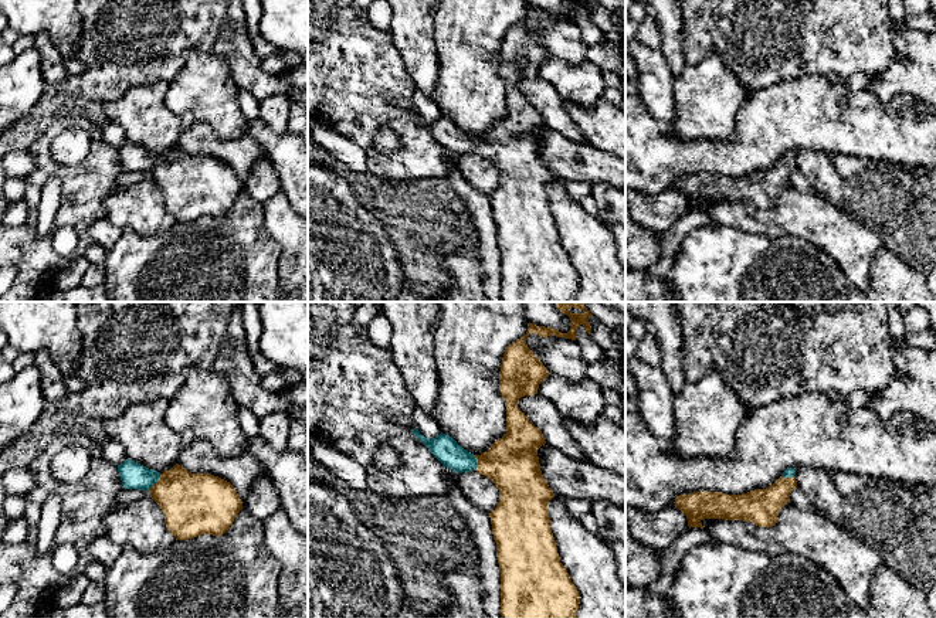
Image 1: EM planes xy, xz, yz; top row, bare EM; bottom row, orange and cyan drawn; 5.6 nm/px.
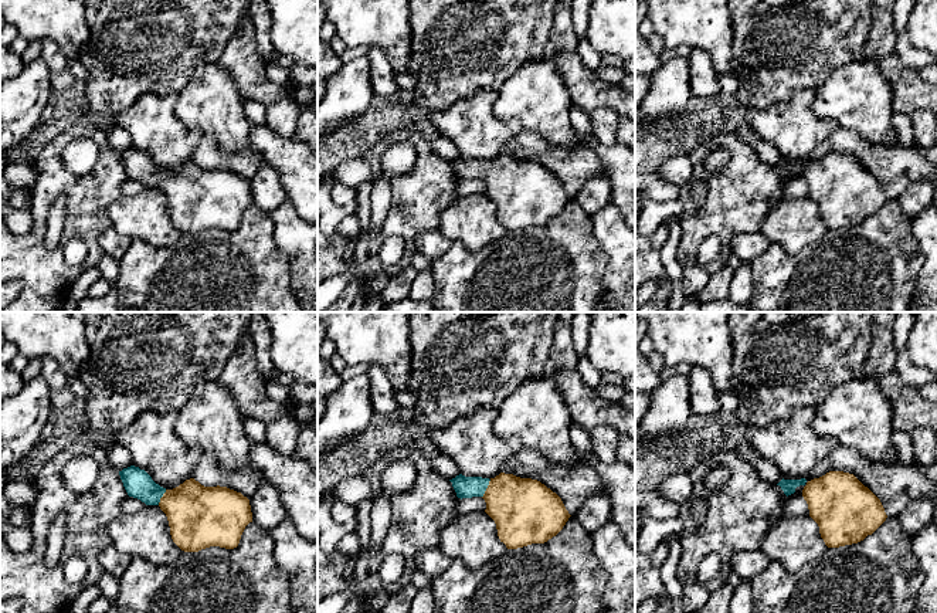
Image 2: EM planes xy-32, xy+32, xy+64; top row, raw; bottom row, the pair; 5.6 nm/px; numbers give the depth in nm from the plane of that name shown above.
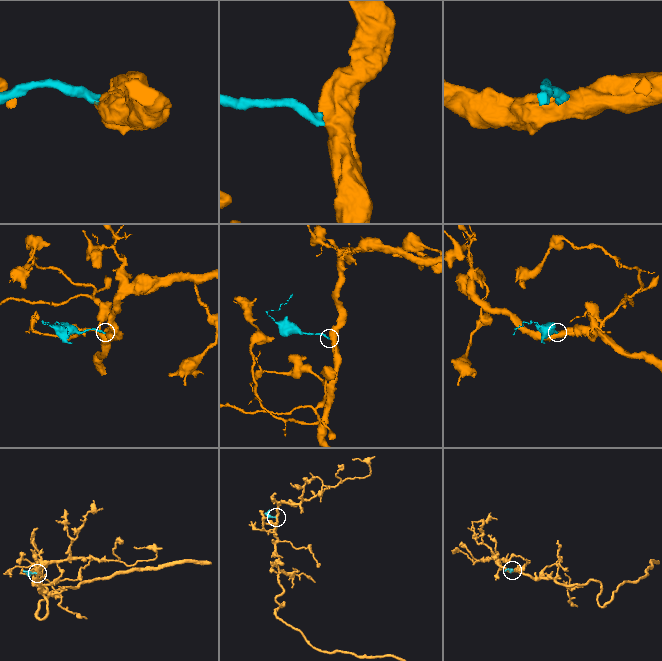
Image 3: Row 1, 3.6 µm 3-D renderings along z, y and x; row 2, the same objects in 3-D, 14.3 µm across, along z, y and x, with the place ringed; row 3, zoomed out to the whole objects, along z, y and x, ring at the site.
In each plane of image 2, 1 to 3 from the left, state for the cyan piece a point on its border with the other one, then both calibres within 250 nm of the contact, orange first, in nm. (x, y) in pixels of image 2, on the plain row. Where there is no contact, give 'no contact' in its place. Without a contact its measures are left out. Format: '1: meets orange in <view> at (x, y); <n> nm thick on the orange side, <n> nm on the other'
1: meets orange in xy-32 at (162, 179); 360 nm thick on the orange side, 160 nm on the other
2: meets orange in xy+32 at (486, 170); 360 nm thick on the orange side, 130 nm on the other
3: no contact

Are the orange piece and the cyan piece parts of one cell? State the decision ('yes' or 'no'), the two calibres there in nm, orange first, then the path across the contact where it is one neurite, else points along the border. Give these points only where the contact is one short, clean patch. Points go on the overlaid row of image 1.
yes; calibres 360 and 150 nm; way xy (193, 503), (156, 482), (134, 475)

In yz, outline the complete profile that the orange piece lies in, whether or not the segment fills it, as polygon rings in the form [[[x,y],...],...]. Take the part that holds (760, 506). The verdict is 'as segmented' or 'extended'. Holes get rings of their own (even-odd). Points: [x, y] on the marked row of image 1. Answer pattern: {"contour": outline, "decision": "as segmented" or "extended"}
{"contour": [[[787,468],[783,475],[766,489],[754,489],[742,495],[722,492],[693,492],[675,499],[688,519],[688,526],[703,529],[702,519],[725,519],[752,522],[759,527],[777,523],[780,509],[790,503],[790,493],[797,488],[796,468]]], "decision": "extended"}

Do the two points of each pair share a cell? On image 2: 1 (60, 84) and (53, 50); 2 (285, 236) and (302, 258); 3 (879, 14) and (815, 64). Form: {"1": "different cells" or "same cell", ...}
{"1": "same cell", "2": "same cell", "3": "different cells"}

